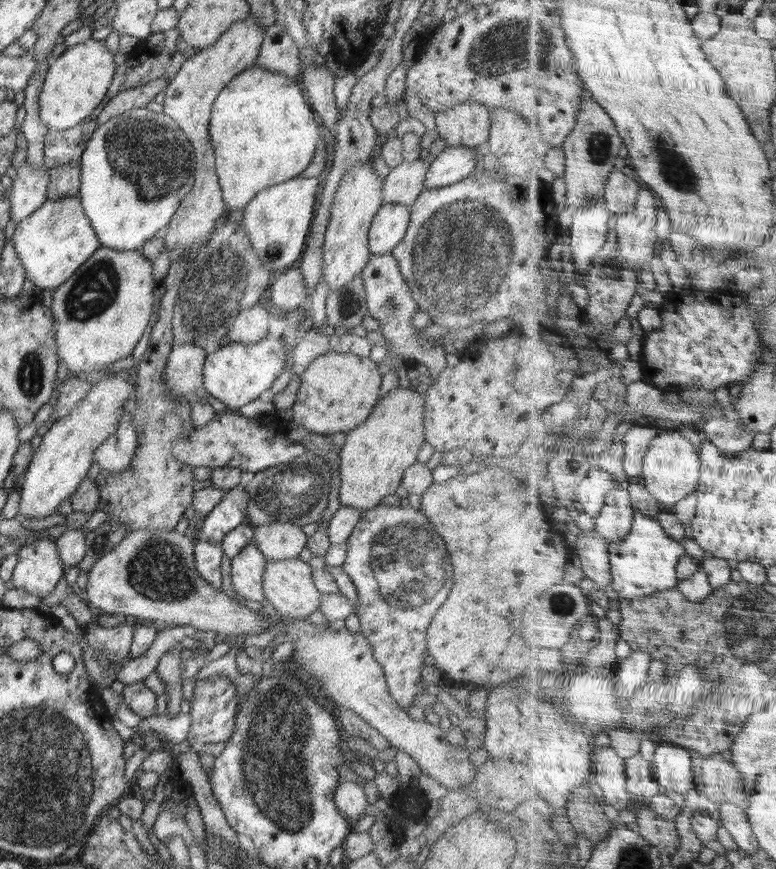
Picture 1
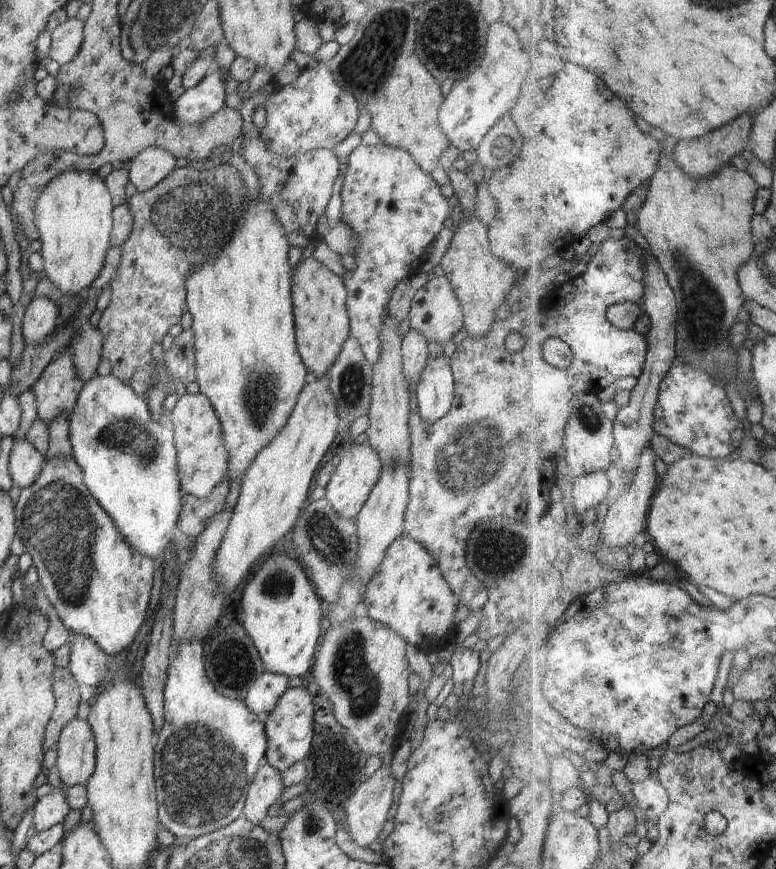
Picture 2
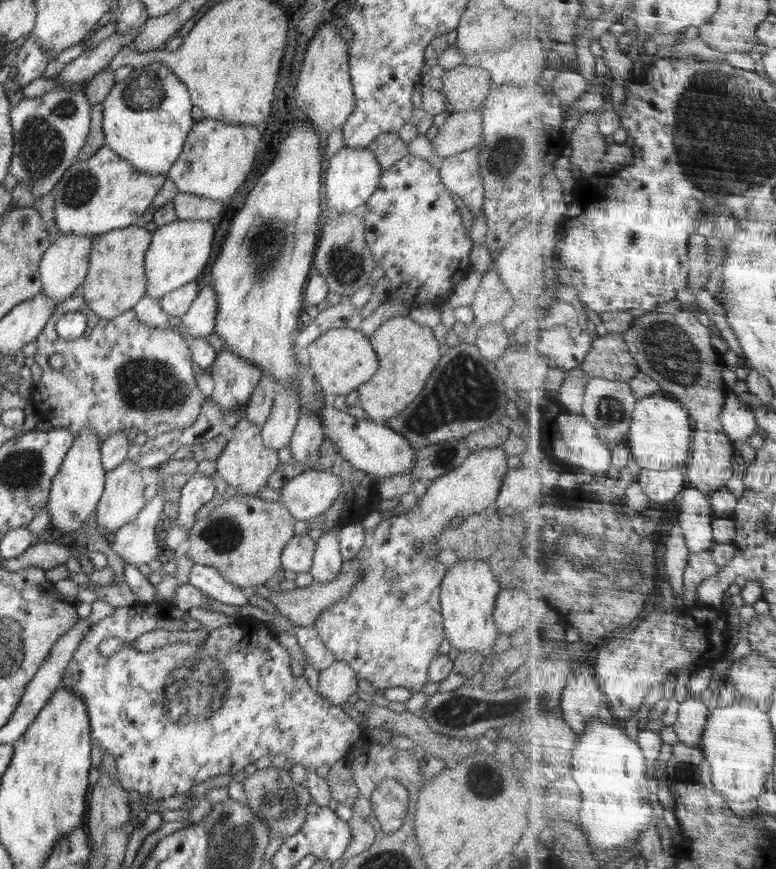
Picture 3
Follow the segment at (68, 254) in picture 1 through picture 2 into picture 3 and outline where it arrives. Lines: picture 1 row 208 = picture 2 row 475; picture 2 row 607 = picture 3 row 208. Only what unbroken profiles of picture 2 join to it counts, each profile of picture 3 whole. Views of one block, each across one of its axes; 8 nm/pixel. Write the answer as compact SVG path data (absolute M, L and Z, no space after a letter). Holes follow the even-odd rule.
M104 145L92 157L70 166L54 186L54 222L63 234L92 237L139 224L166 178L136 170Z

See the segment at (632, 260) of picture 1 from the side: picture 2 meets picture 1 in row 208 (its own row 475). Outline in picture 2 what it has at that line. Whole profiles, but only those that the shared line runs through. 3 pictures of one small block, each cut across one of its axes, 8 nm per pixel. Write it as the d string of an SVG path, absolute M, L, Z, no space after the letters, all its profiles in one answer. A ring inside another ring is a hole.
M650 442L641 454L635 477L632 479L628 490L612 505L602 512L604 525L604 540L612 546L632 546L640 532L647 531L649 527L649 514L653 507L653 500L660 489L661 479L656 470L658 455Z

